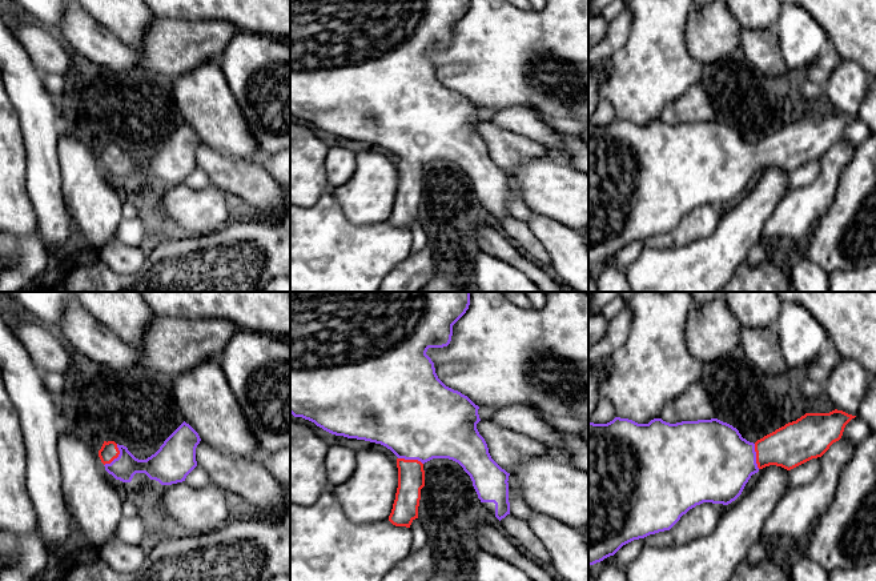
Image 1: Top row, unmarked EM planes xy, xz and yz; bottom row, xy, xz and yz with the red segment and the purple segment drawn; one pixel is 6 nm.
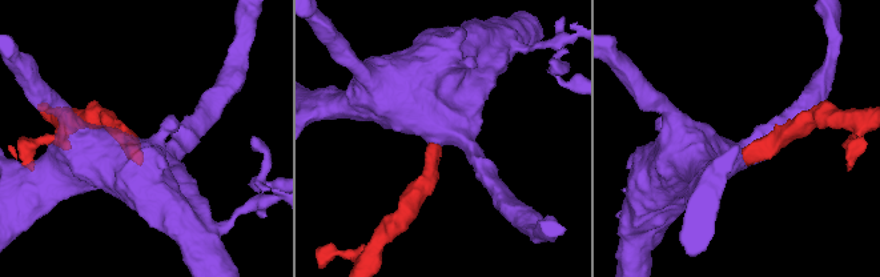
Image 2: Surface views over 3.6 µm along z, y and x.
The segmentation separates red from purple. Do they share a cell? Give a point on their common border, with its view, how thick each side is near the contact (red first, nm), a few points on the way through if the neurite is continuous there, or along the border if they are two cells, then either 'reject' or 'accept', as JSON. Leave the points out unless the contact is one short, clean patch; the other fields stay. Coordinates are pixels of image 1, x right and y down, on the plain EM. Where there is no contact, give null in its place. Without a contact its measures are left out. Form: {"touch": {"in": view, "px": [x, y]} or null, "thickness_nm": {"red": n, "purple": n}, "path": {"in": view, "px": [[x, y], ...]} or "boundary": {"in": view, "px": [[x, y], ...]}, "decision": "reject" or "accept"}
{"touch": {"in": "xy", "px": [116, 159]}, "thickness_nm": {"red": 110, "purple": 150}, "path": {"in": "xy", "px": [[109, 152], [116, 159], [124, 167], [156, 168]]}, "decision": "accept"}

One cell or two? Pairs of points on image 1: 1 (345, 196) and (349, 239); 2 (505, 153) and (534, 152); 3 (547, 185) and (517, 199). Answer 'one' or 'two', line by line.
1: two
2: one
3: two

